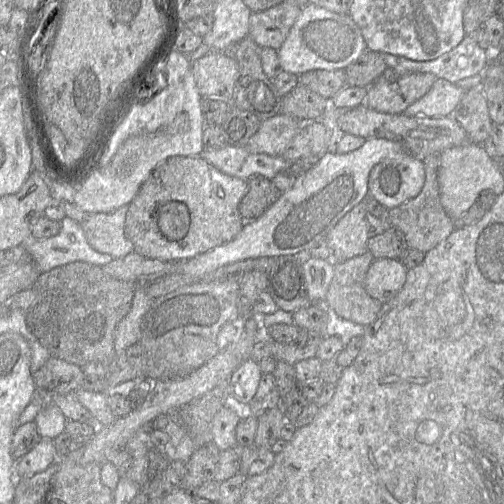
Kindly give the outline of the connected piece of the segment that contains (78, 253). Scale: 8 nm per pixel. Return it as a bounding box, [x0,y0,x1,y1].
[23,216,113,273]

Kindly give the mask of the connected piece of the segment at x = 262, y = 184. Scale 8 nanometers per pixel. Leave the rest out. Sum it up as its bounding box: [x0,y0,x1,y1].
[238,176,280,222]

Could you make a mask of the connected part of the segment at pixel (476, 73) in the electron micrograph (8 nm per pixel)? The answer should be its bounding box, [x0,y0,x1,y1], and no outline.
[382,35,493,91]

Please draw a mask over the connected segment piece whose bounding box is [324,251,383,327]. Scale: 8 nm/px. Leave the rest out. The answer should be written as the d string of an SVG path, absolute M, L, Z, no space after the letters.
M371 252L344 262L334 262L334 276L324 299L326 308L333 309L340 317L363 326L370 325L378 316L383 304L369 296L365 289L367 271L375 258Z

